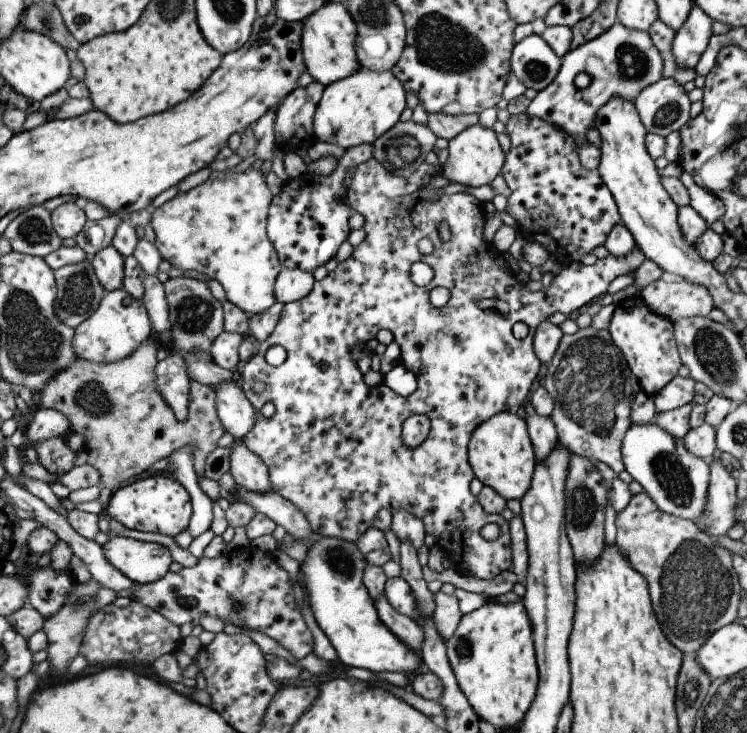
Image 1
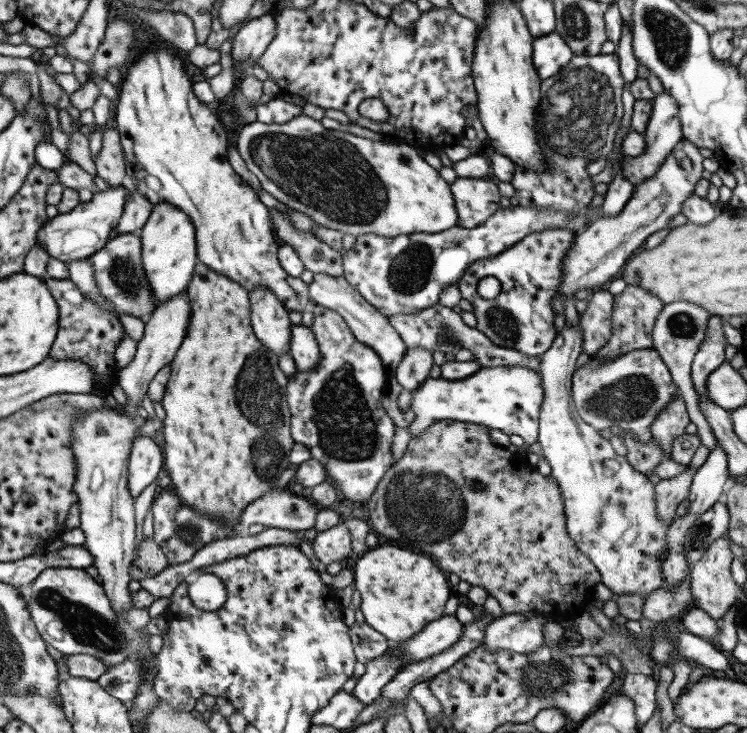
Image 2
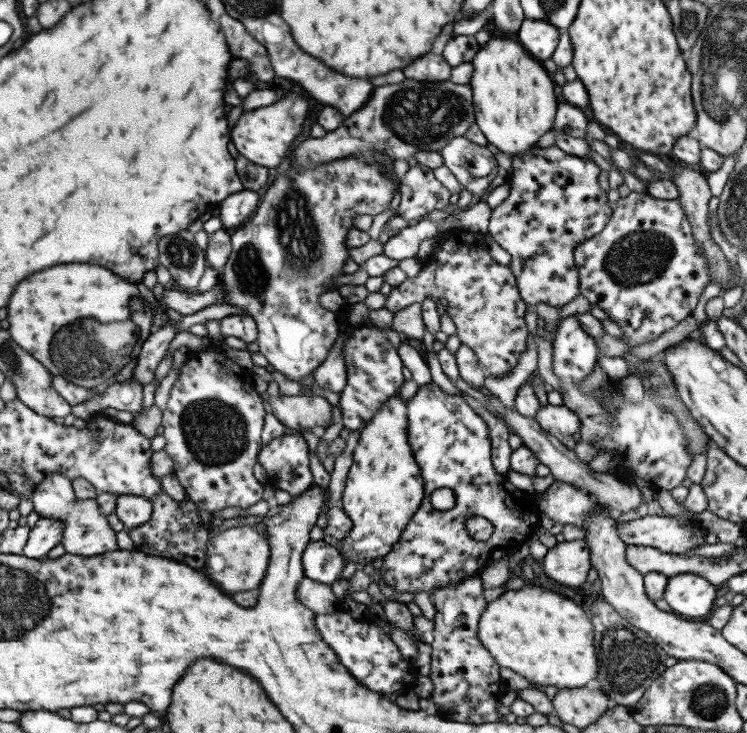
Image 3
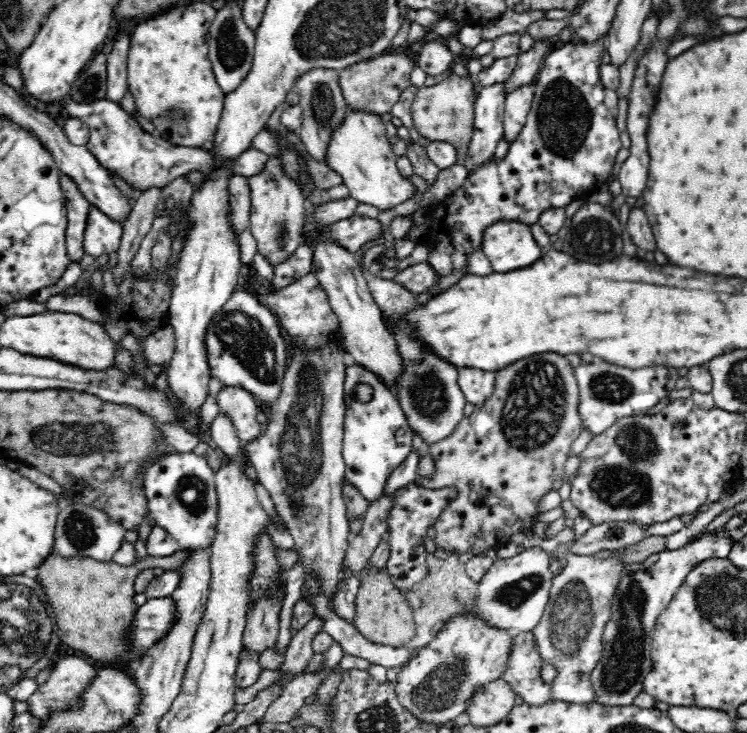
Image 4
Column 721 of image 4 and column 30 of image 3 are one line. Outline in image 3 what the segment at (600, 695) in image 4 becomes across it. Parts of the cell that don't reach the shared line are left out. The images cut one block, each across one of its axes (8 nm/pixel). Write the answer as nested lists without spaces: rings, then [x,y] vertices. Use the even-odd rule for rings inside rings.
[[[40,519],[30,530],[23,556],[33,559],[47,558],[48,553],[58,544],[63,536],[63,523],[56,520]]]

